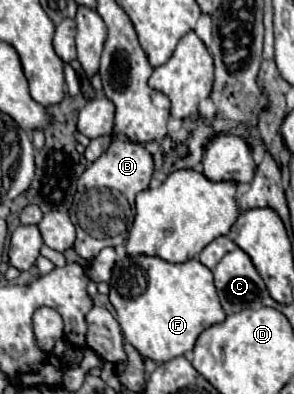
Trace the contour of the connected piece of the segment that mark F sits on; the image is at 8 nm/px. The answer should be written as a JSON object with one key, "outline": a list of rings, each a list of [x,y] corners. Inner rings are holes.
{"outline":[[[118,255],[112,271],[112,279],[110,279],[110,303],[116,311],[124,339],[144,359],[152,359],[154,363],[164,363],[184,355],[186,351],[192,351],[198,335],[204,329],[218,325],[226,319],[214,289],[212,271],[204,267],[198,259],[190,259],[186,263],[174,265],[168,261],[162,261],[160,257],[120,257]]]}

